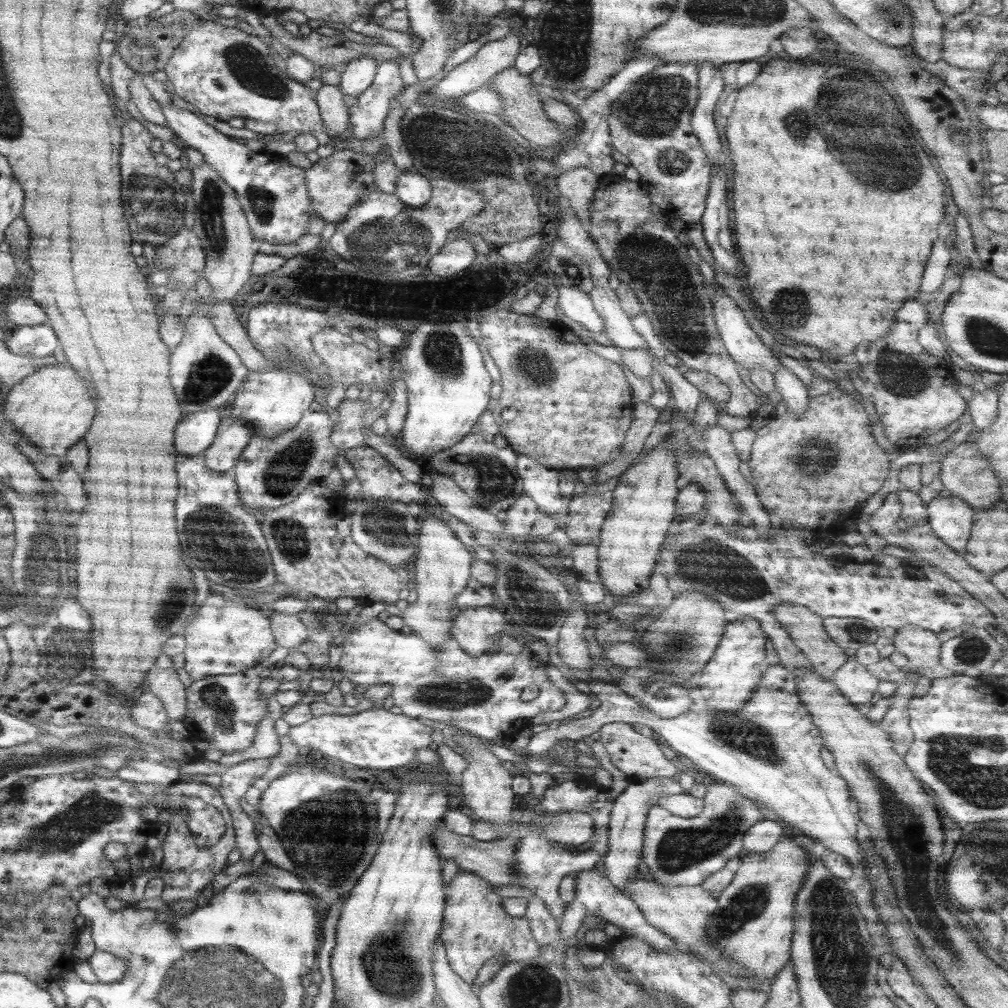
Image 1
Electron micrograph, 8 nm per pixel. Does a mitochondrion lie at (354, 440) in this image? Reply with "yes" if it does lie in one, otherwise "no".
no

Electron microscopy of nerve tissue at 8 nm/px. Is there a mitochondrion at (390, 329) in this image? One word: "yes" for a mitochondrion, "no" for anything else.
no

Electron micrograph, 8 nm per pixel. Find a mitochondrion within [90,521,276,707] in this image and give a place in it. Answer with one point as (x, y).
(170, 610)

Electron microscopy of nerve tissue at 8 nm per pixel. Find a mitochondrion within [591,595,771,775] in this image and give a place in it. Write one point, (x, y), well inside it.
(671, 647)

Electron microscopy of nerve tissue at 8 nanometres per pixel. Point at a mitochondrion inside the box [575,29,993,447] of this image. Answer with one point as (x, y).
(851, 111)

